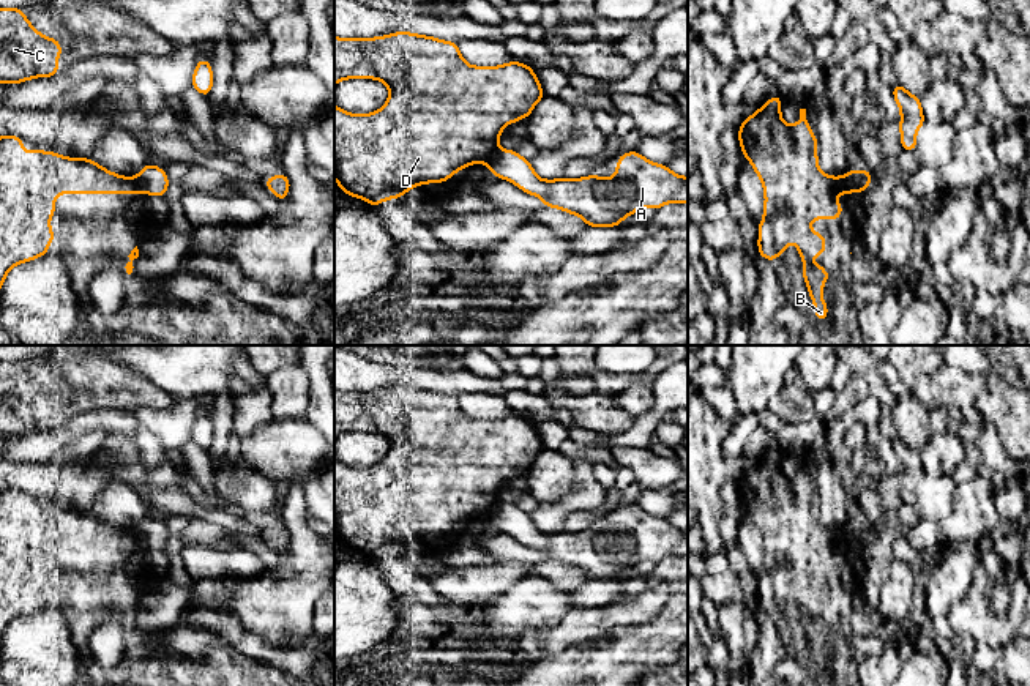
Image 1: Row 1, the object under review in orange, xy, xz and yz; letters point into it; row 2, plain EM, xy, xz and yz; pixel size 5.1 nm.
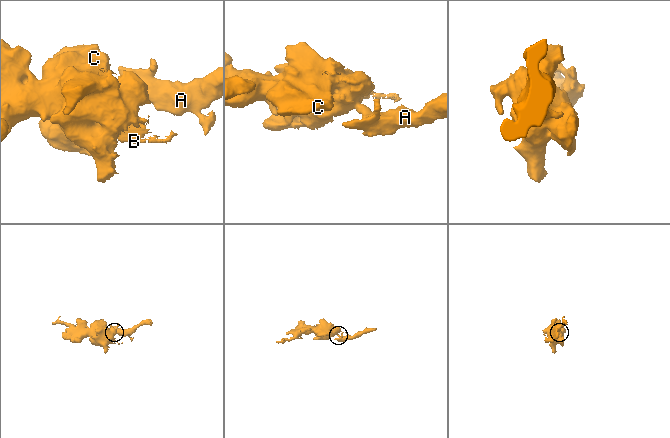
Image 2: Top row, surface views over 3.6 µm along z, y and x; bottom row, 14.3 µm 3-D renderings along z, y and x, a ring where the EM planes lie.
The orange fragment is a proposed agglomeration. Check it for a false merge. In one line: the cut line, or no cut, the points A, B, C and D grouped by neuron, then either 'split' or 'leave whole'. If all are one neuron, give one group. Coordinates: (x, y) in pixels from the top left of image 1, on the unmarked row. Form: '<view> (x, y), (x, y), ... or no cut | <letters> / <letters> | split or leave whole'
xz (499, 502), (488, 516) | A / B C D | split

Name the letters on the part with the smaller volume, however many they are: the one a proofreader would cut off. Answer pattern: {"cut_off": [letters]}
{"cut_off": ["A"]}

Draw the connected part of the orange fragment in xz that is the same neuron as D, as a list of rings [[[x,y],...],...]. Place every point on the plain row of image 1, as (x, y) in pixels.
[[[396,385],[377,391],[334,390],[334,440],[344,432],[375,432],[390,442],[382,462],[356,468],[334,457],[334,531],[338,541],[371,560],[388,552],[401,552],[410,541],[426,536],[443,536],[470,519],[489,516],[498,503],[502,483],[528,472],[533,460],[544,451],[533,421],[521,415],[500,419],[470,419],[459,405],[457,396],[434,390]]]

